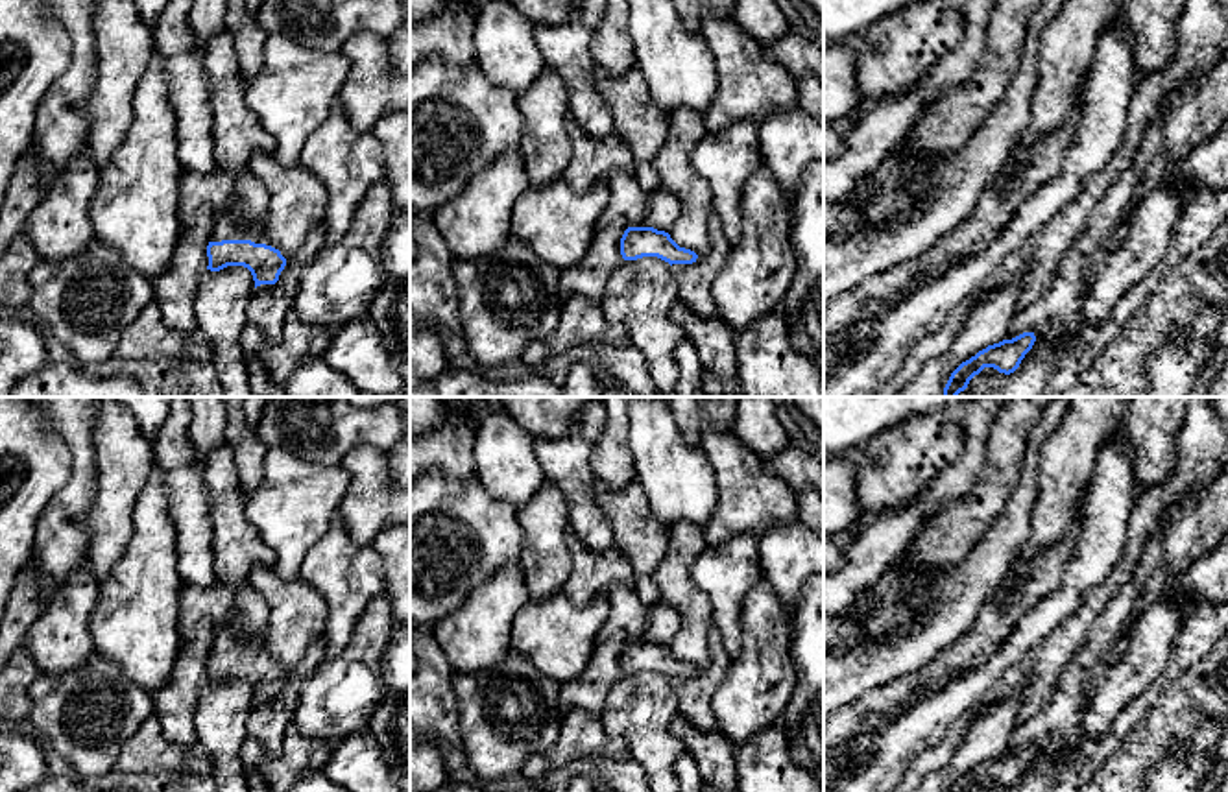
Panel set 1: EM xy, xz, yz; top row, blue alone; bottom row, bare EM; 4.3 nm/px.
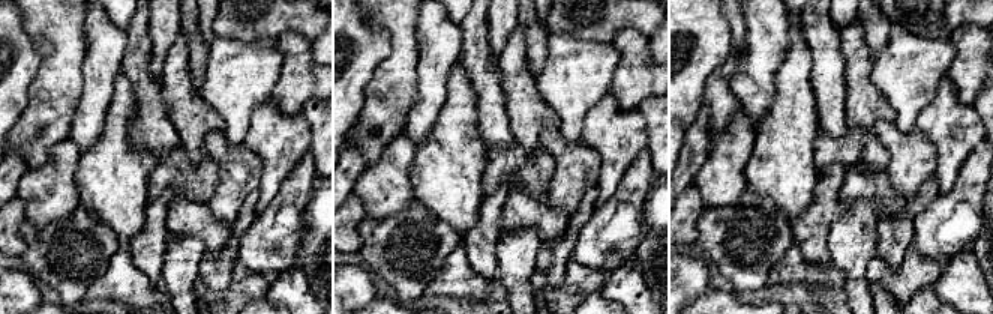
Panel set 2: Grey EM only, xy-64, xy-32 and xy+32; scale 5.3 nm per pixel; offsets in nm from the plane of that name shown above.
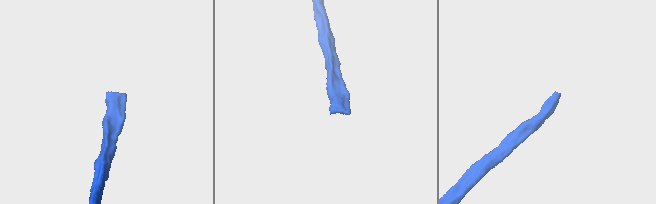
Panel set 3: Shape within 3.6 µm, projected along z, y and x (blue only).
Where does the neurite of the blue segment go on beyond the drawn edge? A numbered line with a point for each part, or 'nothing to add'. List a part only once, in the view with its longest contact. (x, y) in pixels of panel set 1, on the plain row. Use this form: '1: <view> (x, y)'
1: xy (226, 641)

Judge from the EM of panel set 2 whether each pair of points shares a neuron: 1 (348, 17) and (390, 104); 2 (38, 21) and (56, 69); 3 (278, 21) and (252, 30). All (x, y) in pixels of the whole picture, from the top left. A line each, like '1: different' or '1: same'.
1: different
2: same
3: same

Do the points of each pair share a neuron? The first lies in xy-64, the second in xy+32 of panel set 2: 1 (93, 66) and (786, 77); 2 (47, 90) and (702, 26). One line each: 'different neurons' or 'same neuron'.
1: different neurons
2: different neurons

